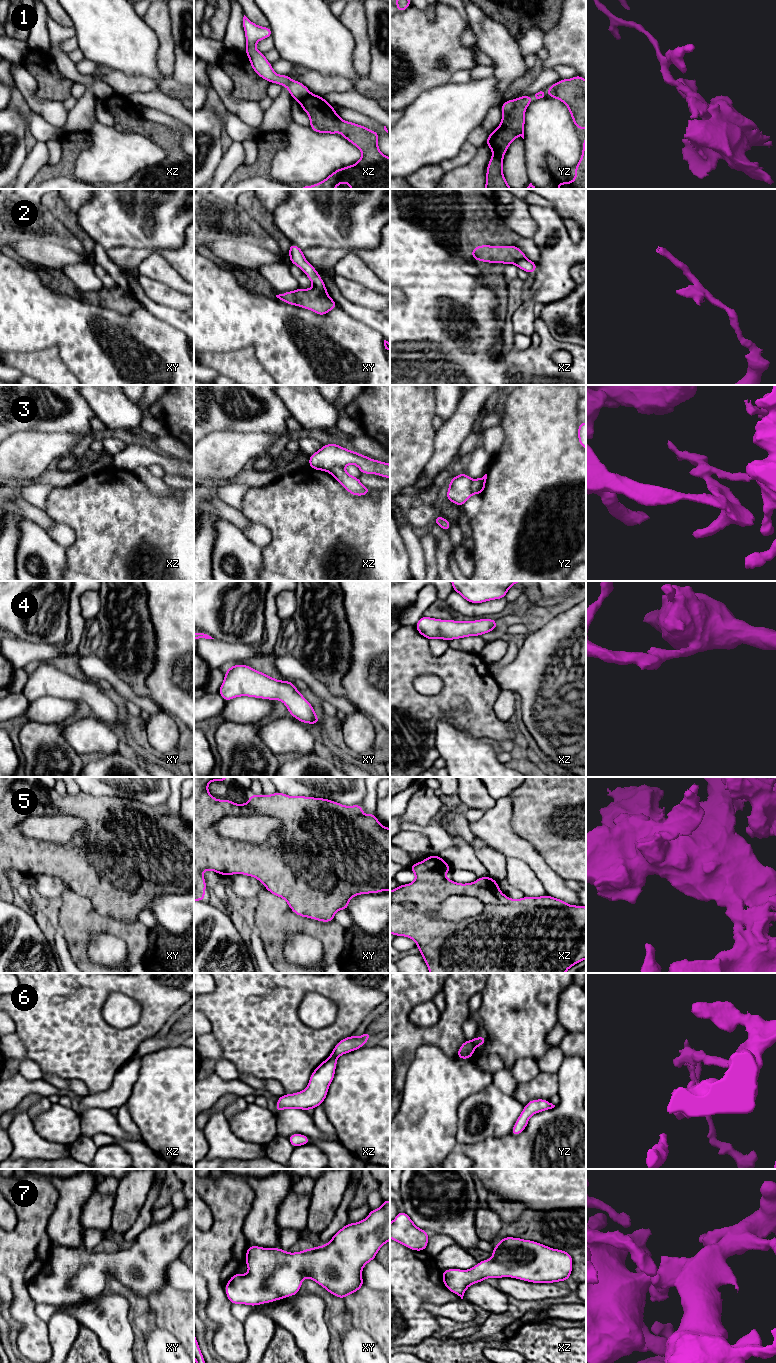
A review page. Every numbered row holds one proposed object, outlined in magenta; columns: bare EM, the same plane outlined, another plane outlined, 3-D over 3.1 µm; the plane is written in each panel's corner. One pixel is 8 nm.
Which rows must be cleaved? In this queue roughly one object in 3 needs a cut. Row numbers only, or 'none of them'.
1, 2, 3, 5, 6

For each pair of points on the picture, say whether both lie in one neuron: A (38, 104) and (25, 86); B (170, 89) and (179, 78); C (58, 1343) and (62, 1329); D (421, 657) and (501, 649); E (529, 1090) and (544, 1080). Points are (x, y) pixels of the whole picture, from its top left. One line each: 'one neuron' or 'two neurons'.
A: one neuron
B: two neurons
C: one neuron
D: two neurons
E: one neuron

